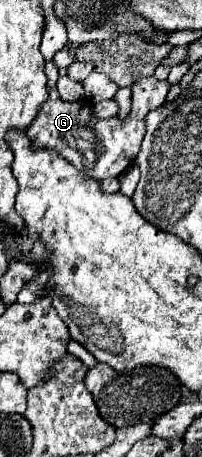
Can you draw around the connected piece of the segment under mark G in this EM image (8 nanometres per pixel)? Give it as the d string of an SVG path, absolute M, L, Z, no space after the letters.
M53 62L45 64L45 74L47 74L47 88L49 88L49 100L43 104L41 112L33 120L33 124L27 128L27 138L31 140L33 148L47 148L55 150L59 156L69 160L79 172L85 172L87 176L95 180L105 180L105 178L117 178L121 172L125 172L141 146L143 134L145 134L145 116L151 110L157 110L163 106L165 96L169 92L169 84L165 80L157 80L155 76L151 78L141 78L137 84L131 88L131 112L127 114L125 120L119 116L99 120L93 116L91 104L87 100L79 102L65 102L59 98L57 92L57 66Z

